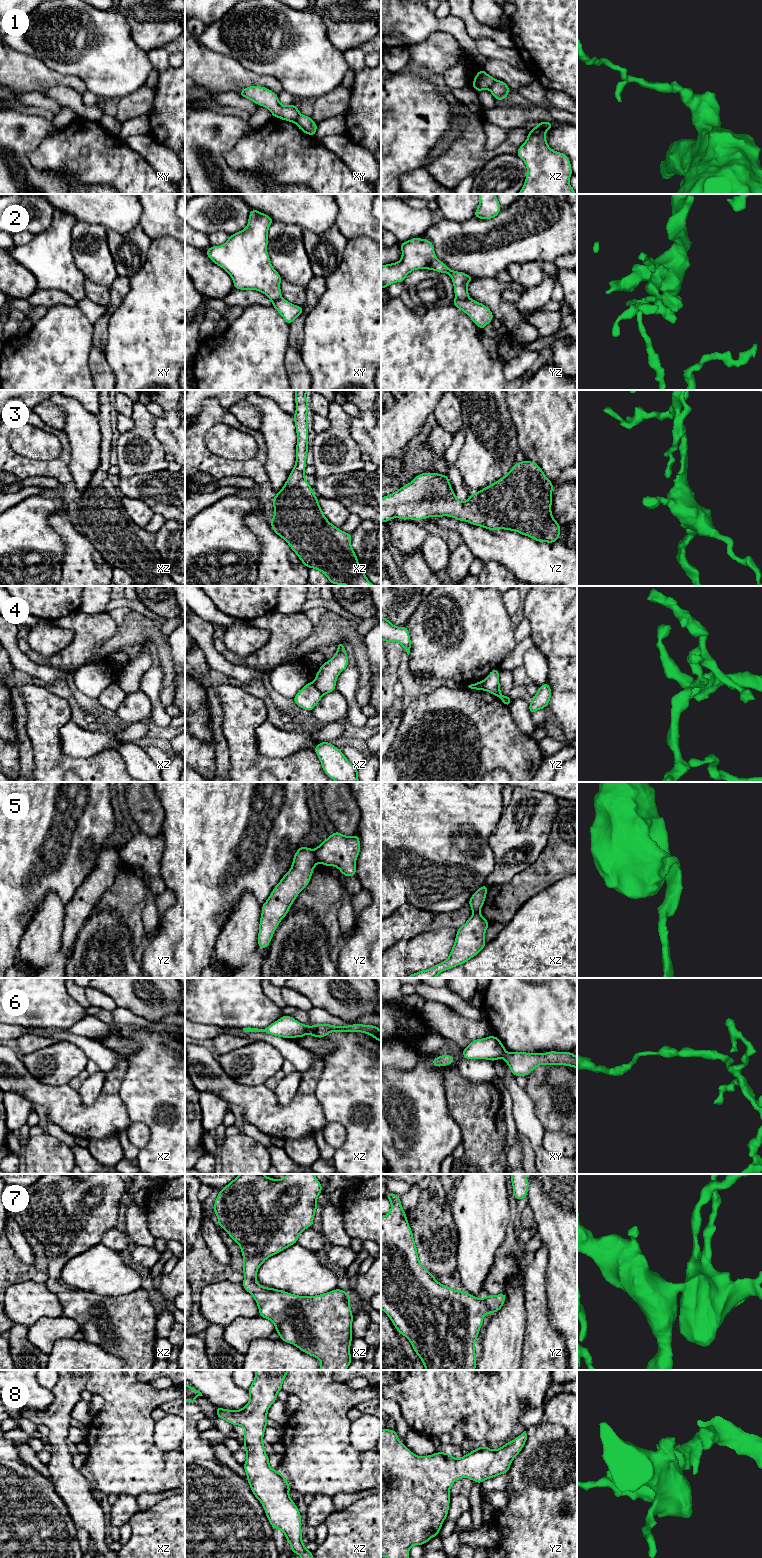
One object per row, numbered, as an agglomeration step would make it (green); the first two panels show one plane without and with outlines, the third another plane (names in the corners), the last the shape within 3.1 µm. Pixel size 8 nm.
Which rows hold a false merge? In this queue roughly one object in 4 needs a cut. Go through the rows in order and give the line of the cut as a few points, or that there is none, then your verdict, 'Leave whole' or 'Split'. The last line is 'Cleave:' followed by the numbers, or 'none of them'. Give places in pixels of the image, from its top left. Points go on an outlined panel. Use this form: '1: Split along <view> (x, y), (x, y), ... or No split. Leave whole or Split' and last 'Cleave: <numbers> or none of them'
1: Split along xy (299, 113), (294, 122). Split
2: Split along yz (455, 297), (469, 298). Split
3: No split. Leave whole
4: Split along xz (312, 682), (323, 694). Split
5: Split along yz (313, 850), (318, 861). Split
6: Split along xz (308, 1026), (306, 1033). Split
7: No split. Leave whole
8: No split. Leave whole
Cleave: 1, 2, 4, 5, 6

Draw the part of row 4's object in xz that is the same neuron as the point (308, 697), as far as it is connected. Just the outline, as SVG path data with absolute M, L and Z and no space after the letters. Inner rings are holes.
M309 682L300 689L293 698L293 701L299 707L311 712L321 700L322 696L323 694L316 688L315 684Z

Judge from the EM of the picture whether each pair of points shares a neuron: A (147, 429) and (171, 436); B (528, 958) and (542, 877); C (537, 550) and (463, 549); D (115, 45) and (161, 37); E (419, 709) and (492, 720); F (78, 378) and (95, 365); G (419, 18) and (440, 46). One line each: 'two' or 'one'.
A: two
B: two
C: two
D: two
E: one
F: two
G: two

